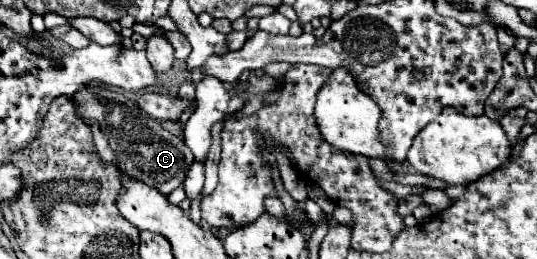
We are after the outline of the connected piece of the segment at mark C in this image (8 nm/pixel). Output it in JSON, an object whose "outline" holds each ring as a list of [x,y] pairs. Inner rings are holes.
{"outline":[[[86,87],[84,91],[78,91],[74,99],[80,99],[80,117],[96,119],[102,125],[110,147],[120,159],[120,167],[124,167],[124,171],[128,171],[134,179],[156,187],[160,193],[170,193],[184,183],[190,165],[196,161],[192,151],[188,151],[182,137],[166,131],[162,123],[140,111],[132,95],[106,87]]]}

